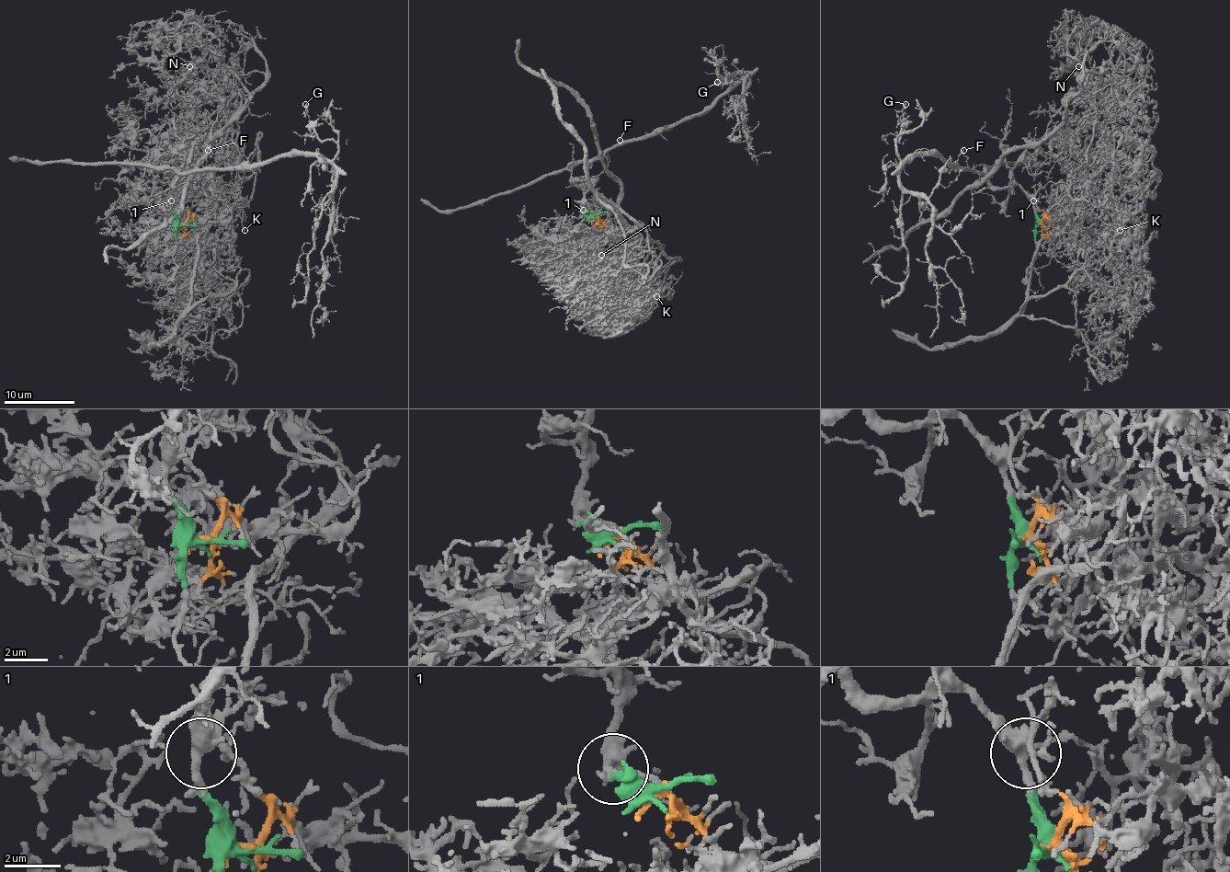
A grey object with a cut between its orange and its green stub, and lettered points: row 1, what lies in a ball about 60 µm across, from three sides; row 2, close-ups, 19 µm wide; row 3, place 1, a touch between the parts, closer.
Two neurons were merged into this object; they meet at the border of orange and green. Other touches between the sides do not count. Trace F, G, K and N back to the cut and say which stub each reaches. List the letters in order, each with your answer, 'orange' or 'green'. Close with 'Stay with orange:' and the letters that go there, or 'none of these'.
F: green
G: green
K: orange
N: orange
Stay with orange: K, N

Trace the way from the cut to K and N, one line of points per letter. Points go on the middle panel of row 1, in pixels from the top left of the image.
K: (593, 217), (616, 231), (621, 236), (621, 245), (654, 256), (648, 287), (654, 298), (656, 296)
N: (593, 217), (629, 252), (588, 258), (625, 223), (633, 236), (586, 271), (602, 254)

